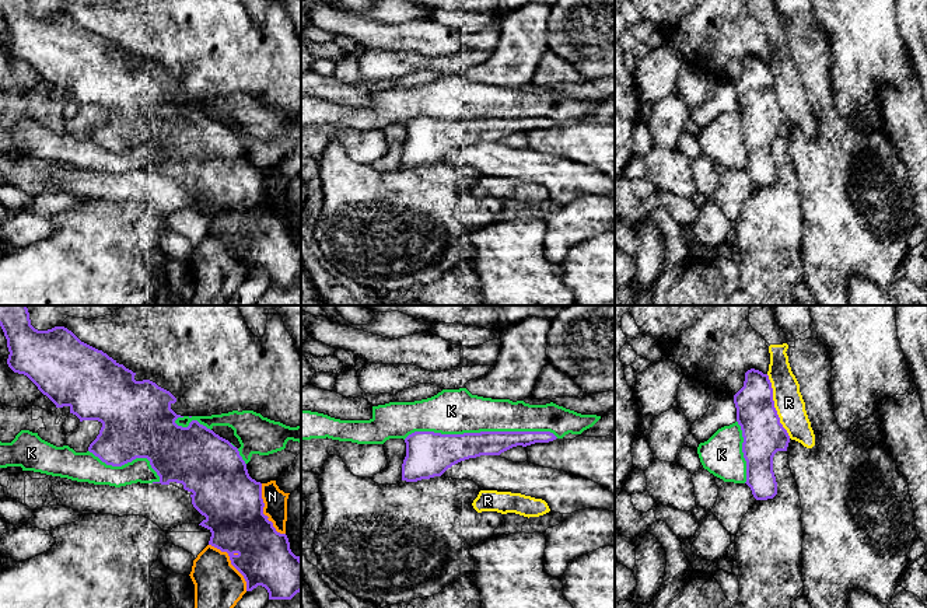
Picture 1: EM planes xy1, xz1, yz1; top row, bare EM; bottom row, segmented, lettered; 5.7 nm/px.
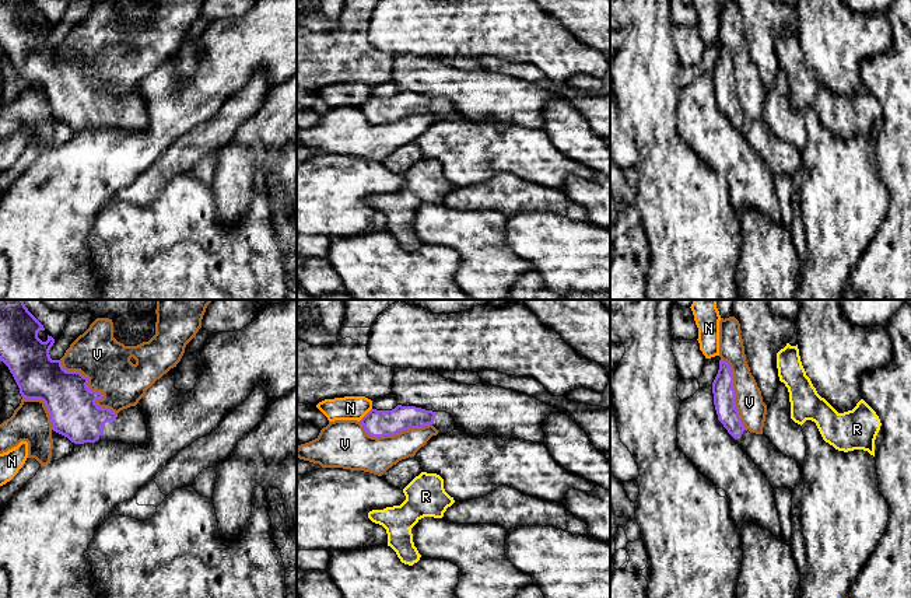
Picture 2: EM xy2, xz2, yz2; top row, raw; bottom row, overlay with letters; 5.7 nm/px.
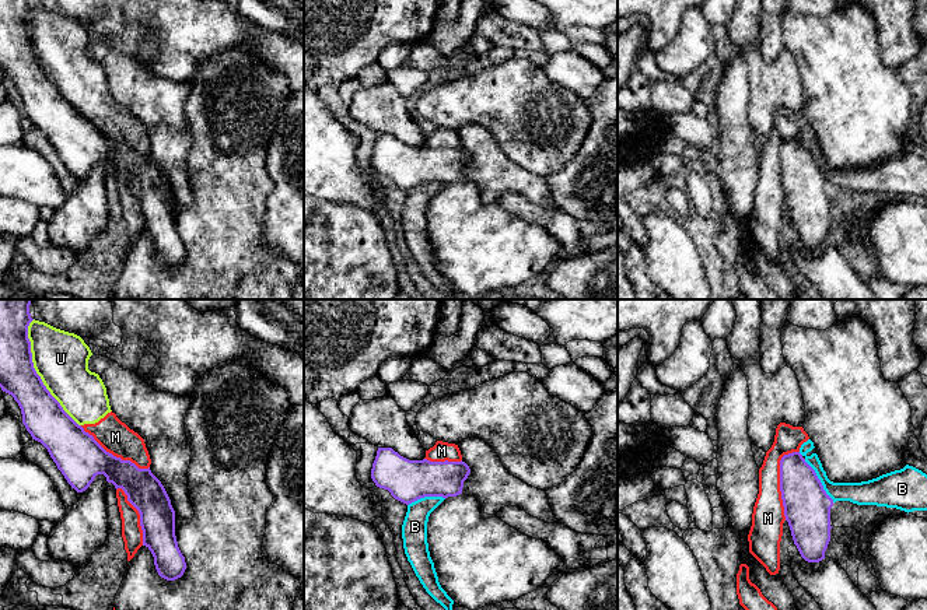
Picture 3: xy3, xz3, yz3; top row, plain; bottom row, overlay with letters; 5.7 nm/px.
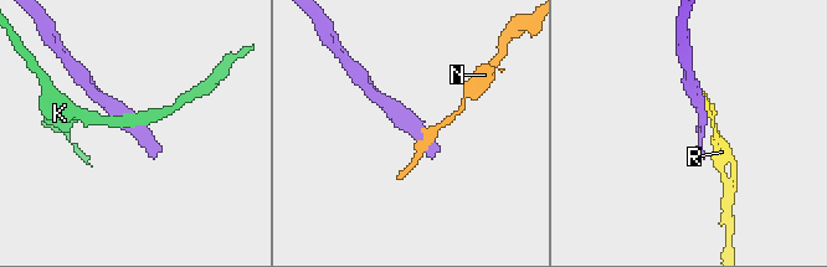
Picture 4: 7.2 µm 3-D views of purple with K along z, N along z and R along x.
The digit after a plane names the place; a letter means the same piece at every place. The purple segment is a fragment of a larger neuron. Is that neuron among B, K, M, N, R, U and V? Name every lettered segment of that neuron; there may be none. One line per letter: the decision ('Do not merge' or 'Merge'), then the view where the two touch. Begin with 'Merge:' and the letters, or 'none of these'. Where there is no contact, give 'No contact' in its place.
Merge: none of these
B: Do not merge. Touches purple in yz3
K: Do not merge. Touches purple in xz1
M: Do not merge. Touches purple in yz3
N: Do not merge. Touches purple in xy1
R: Do not merge. Touches purple in yz1
U: Do not merge. Touches purple in xy3
V: Do not merge. Touches purple in xy2

